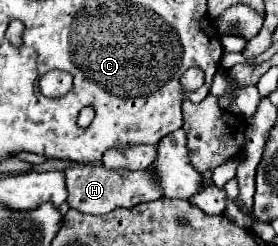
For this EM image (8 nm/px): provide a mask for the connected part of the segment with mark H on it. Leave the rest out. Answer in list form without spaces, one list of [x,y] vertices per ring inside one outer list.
[[[81,164],[67,168],[65,178],[69,190],[69,206],[87,214],[107,214],[115,208],[133,208],[141,202],[157,200],[163,196],[163,190],[159,190],[159,184],[155,184],[155,174],[151,174],[151,168],[111,170],[103,164]]]

